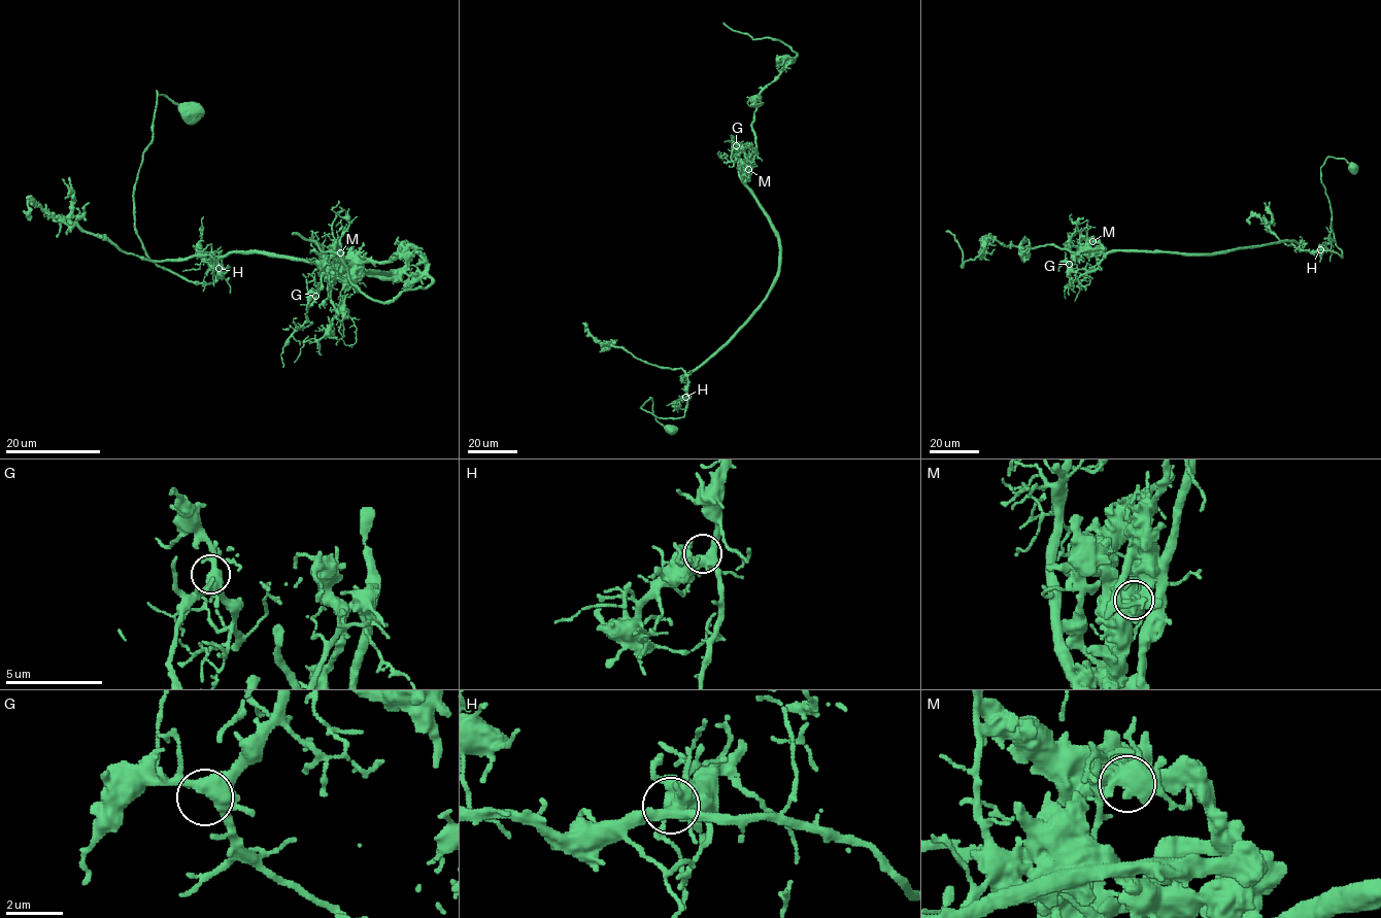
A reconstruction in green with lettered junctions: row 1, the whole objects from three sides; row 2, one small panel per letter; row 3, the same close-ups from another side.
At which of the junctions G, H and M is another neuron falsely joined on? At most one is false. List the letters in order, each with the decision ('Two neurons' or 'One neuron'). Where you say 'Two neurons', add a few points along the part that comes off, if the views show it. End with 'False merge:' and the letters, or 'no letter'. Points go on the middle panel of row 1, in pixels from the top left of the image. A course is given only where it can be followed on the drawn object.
G: One neuron
H: One neuron
M: Two neurons. Course of the part to remove: (748, 169), (747, 178), (755, 152), (754, 99), (796, 54), (778, 40), (753, 39), (723, 22)
False merge: M

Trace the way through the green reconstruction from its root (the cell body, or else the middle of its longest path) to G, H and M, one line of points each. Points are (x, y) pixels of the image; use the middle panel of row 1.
G: (670, 431), (651, 397), (640, 407), (683, 416), (685, 375), (779, 268), (736, 145)
H: (670, 431), (657, 420), (651, 397), (640, 407), (659, 417), (680, 418), (686, 406), (685, 397)
M: (670, 431), (651, 397), (640, 407), (683, 416), (685, 375), (745, 321), (779, 268), (748, 169)

